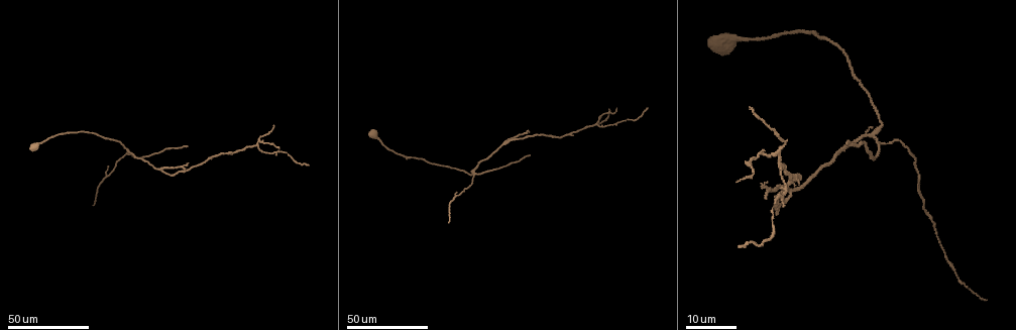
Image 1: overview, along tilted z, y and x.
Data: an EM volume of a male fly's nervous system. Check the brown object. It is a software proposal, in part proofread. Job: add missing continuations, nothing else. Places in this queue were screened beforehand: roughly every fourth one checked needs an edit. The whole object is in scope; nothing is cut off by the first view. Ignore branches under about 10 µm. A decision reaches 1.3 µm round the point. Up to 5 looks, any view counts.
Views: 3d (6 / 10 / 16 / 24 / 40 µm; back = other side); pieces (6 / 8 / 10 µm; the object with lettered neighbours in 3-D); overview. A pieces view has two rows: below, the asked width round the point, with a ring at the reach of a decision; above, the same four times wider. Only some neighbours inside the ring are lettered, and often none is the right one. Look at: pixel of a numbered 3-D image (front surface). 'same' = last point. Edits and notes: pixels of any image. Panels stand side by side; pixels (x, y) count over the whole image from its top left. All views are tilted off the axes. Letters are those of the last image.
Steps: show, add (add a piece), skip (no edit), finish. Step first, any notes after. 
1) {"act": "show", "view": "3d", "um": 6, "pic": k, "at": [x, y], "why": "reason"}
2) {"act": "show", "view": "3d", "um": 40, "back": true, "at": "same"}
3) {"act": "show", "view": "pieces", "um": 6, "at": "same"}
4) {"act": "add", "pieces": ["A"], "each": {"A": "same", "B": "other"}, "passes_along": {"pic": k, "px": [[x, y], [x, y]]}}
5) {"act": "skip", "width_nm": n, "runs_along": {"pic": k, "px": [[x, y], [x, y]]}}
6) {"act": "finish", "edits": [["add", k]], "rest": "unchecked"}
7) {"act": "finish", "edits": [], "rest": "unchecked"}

{"act": "show", "view": "3d", "um": 24, "pic": 1, "at": [741, 245], "why": "branch stops here"}

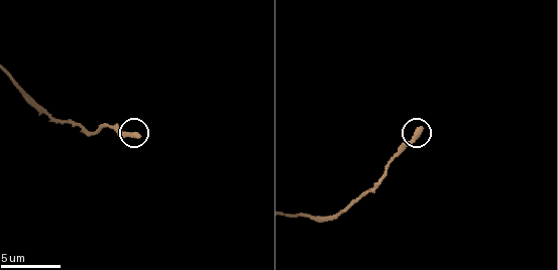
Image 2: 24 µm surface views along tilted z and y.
{"act": "show", "view": "pieces", "um": 6, "pic": 2, "at": [137, 136]}

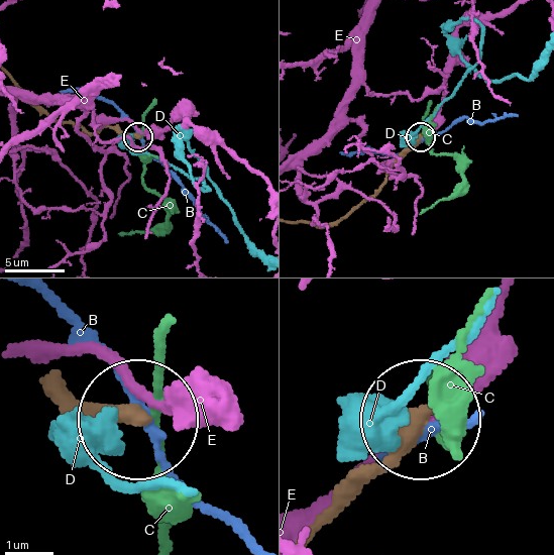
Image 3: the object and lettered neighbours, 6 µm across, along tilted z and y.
{"act": "skip", "each": {"B": "other", "C": "other", "D": "other", "E": "other"}, "runs_along": {"pic": 3, "px": [[62, 390], [137, 416]]}, "found": "no lettered piece goes on from it"}

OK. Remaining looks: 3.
{"act": "show", "view": "3d", "um": 24, "pic": 1, "at": [185, 147], "why": "free end"}

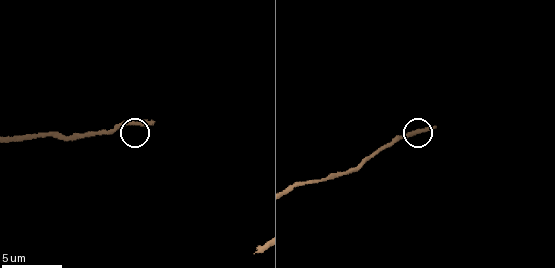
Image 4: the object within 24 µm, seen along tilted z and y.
{"act": "show", "view": "pieces", "um": 6, "pic": 4, "at": [151, 123]}

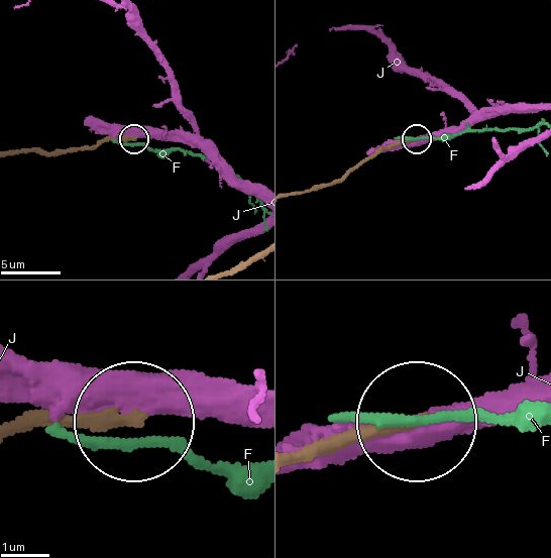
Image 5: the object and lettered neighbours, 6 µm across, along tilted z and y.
{"act": "skip", "each": {"F": "other", "J": "other"}, "runs_along": {"pic": 5, "px": [[21, 432], [127, 423]]}, "found": "none of them fits"}

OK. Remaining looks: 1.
{"act": "finish", "edits": [], "rest": "unchecked"}

